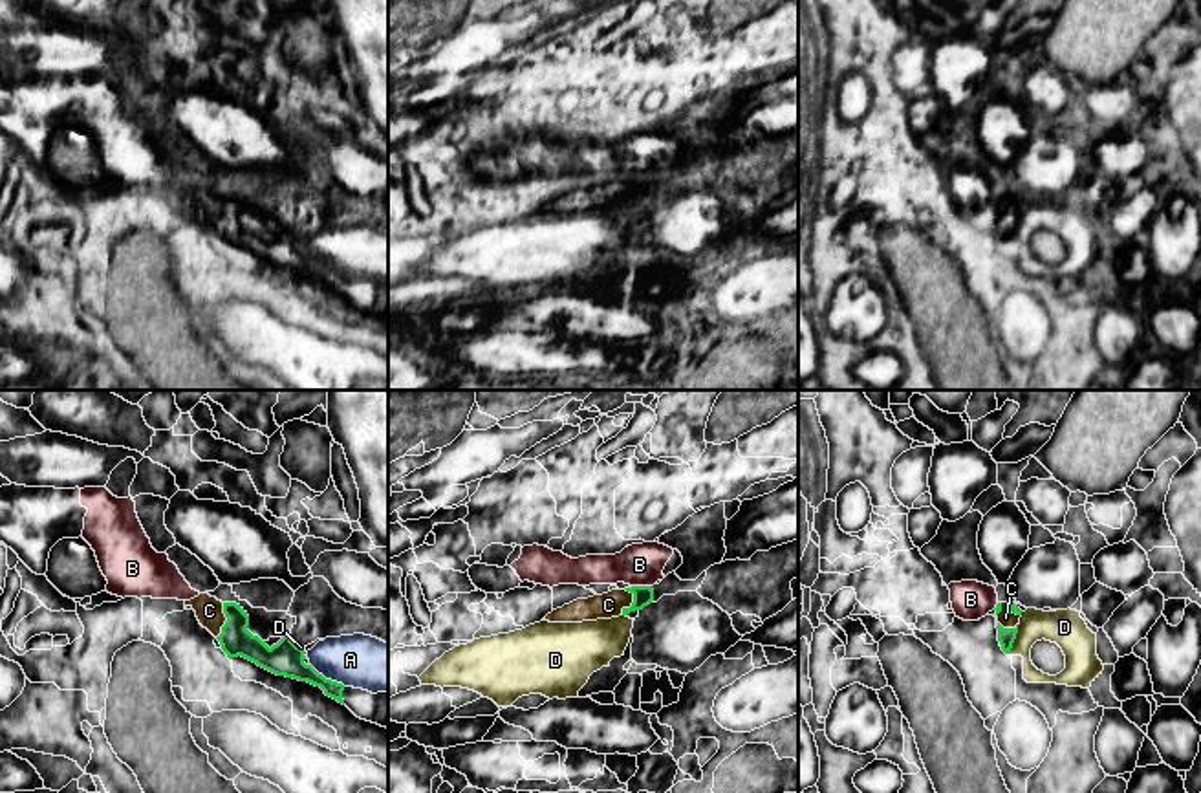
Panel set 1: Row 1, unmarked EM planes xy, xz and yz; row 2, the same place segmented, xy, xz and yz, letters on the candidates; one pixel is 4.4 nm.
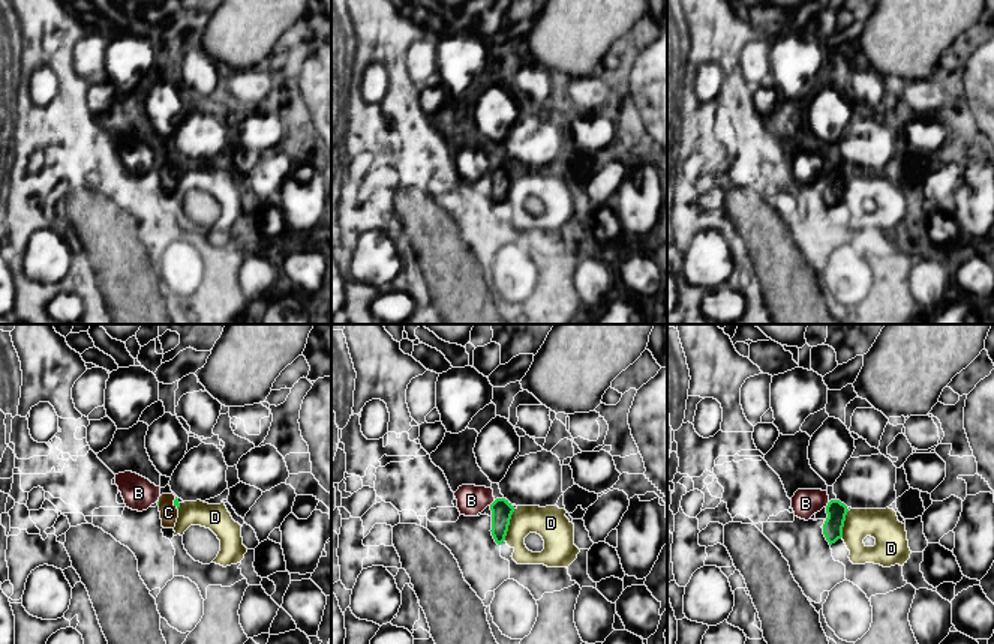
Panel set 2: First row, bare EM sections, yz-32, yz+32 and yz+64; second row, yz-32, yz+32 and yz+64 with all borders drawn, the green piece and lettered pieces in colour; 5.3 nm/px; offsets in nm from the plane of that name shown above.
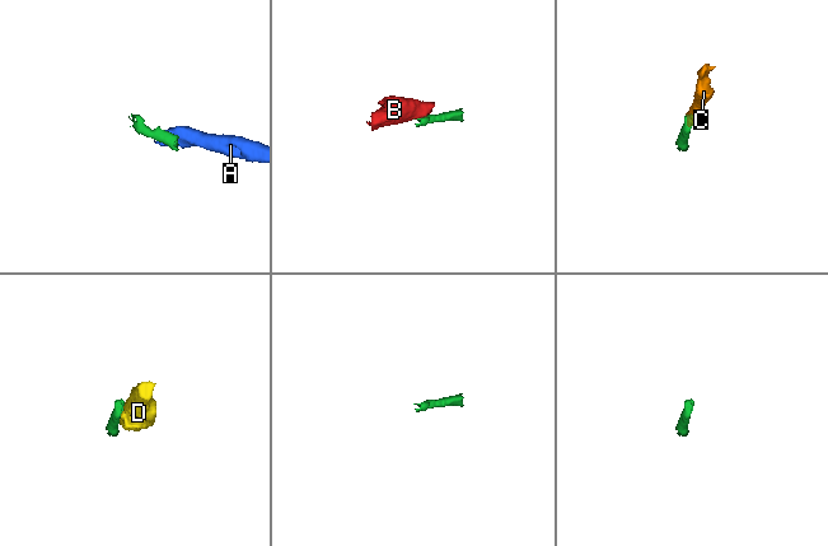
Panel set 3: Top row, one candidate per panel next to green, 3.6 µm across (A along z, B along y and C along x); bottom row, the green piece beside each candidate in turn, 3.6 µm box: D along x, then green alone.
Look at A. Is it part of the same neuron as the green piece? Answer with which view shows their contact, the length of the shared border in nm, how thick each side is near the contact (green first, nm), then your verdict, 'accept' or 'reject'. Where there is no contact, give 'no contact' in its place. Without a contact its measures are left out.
contact in xy; length 190 nm; calibres 150 and 240 nm; reject

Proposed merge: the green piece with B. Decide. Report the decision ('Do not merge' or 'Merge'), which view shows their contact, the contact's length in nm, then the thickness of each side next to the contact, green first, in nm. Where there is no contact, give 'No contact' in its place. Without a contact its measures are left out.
Do not merge. Touches green in xz. Shared border 90 nm. Thickness 90 nm (green) against 190 nm

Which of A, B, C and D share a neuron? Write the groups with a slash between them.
A D / B / C

